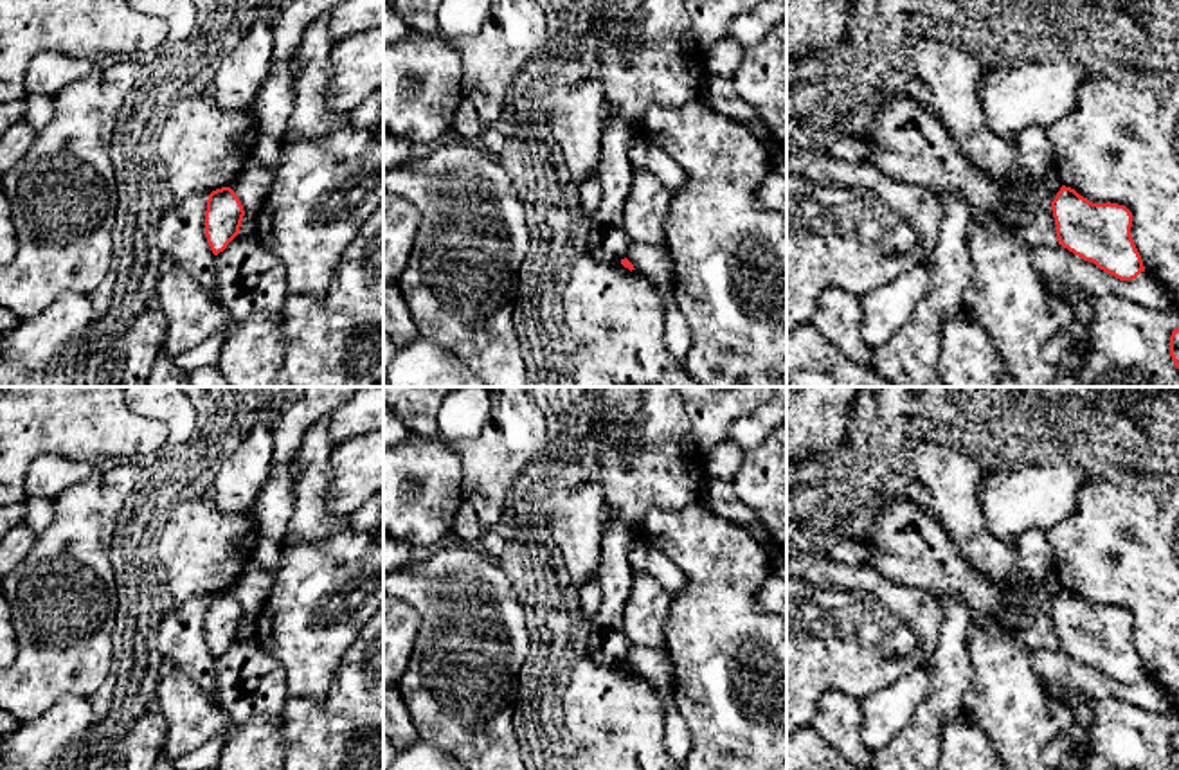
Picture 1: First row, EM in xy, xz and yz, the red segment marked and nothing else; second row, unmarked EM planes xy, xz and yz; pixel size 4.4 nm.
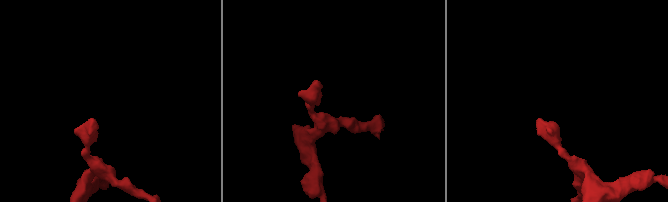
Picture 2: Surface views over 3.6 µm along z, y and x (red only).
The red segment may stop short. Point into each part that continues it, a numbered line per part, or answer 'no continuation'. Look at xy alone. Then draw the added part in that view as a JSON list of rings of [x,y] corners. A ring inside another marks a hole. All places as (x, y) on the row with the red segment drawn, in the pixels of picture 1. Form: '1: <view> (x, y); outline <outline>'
no continuation

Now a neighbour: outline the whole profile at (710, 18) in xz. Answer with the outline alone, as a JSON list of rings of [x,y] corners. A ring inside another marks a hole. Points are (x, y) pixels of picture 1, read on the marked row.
[[[684,0],[691,20],[691,34],[695,41],[707,49],[724,40],[729,23],[751,11],[763,0]]]

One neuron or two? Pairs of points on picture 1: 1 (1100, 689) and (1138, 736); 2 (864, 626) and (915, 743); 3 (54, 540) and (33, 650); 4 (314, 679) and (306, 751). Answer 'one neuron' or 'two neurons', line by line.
1: two neurons
2: two neurons
3: one neuron
4: two neurons

